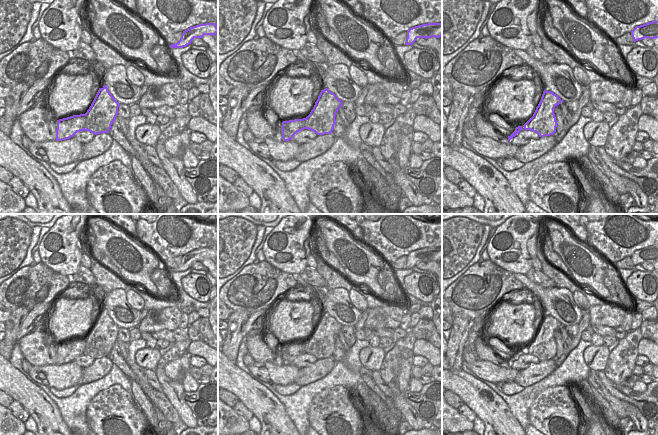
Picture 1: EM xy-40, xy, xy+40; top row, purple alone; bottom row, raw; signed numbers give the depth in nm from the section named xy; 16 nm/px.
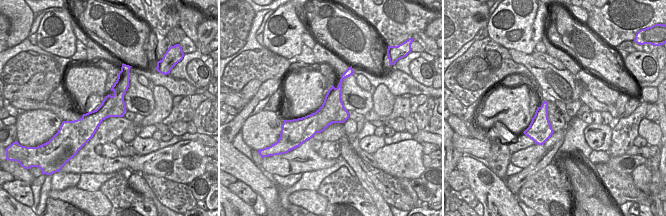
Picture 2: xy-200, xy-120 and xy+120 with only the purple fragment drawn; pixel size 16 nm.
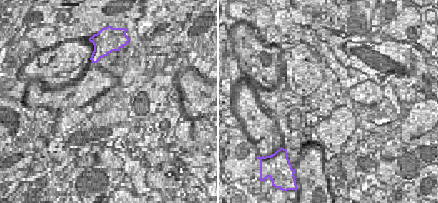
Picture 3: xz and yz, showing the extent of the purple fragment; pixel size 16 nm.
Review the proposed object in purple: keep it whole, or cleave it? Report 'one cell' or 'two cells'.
two cells

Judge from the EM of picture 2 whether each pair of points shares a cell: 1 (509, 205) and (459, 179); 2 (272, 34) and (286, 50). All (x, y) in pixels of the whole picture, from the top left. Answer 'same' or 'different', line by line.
1: different
2: same

